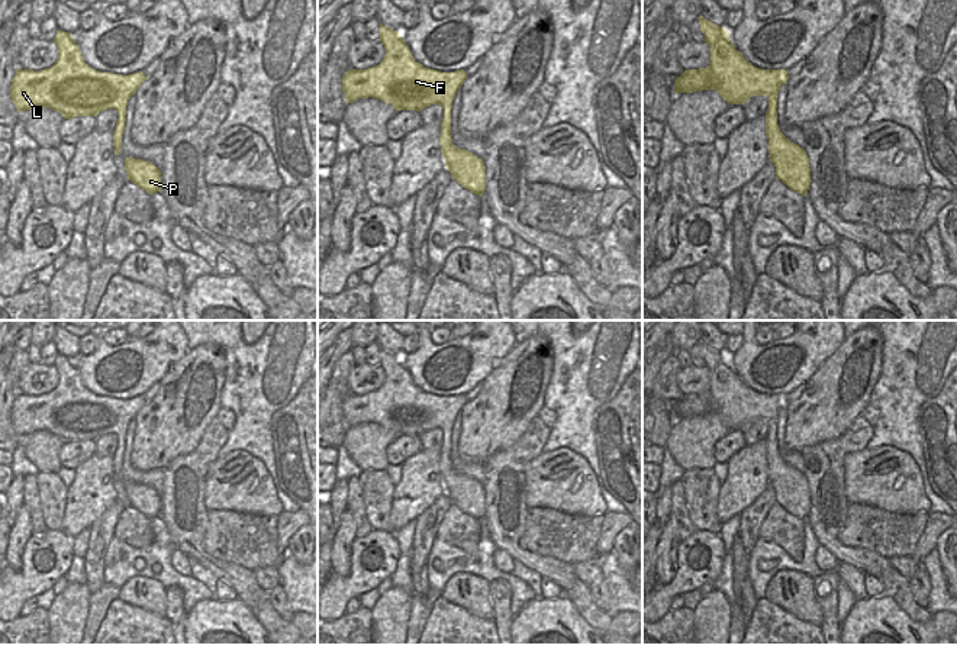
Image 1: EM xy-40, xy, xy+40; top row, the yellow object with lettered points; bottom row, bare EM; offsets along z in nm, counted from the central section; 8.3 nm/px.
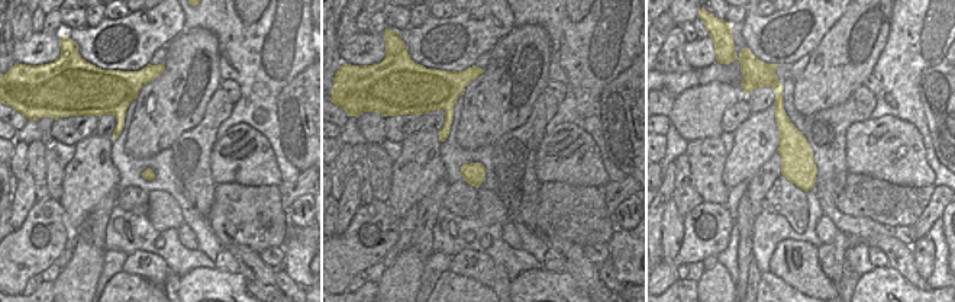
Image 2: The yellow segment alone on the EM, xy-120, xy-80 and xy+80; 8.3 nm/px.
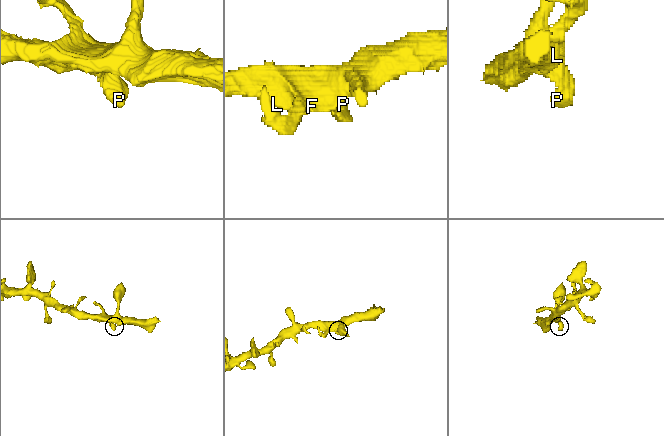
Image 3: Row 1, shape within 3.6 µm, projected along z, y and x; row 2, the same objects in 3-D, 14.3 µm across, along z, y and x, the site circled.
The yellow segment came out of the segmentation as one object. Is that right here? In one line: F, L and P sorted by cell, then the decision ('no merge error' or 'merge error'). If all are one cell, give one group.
F L P | no merge error

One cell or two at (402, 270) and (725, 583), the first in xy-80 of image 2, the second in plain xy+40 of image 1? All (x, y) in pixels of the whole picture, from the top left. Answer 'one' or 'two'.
two

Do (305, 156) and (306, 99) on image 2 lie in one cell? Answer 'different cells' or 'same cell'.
same cell

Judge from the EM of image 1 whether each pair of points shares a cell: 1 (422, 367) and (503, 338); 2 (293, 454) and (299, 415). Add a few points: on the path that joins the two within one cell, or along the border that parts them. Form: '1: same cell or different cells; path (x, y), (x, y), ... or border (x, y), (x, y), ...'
1: same cell; path (440, 350), (466, 351), (483, 348)
2: same cell; path (297, 444), (299, 425)

